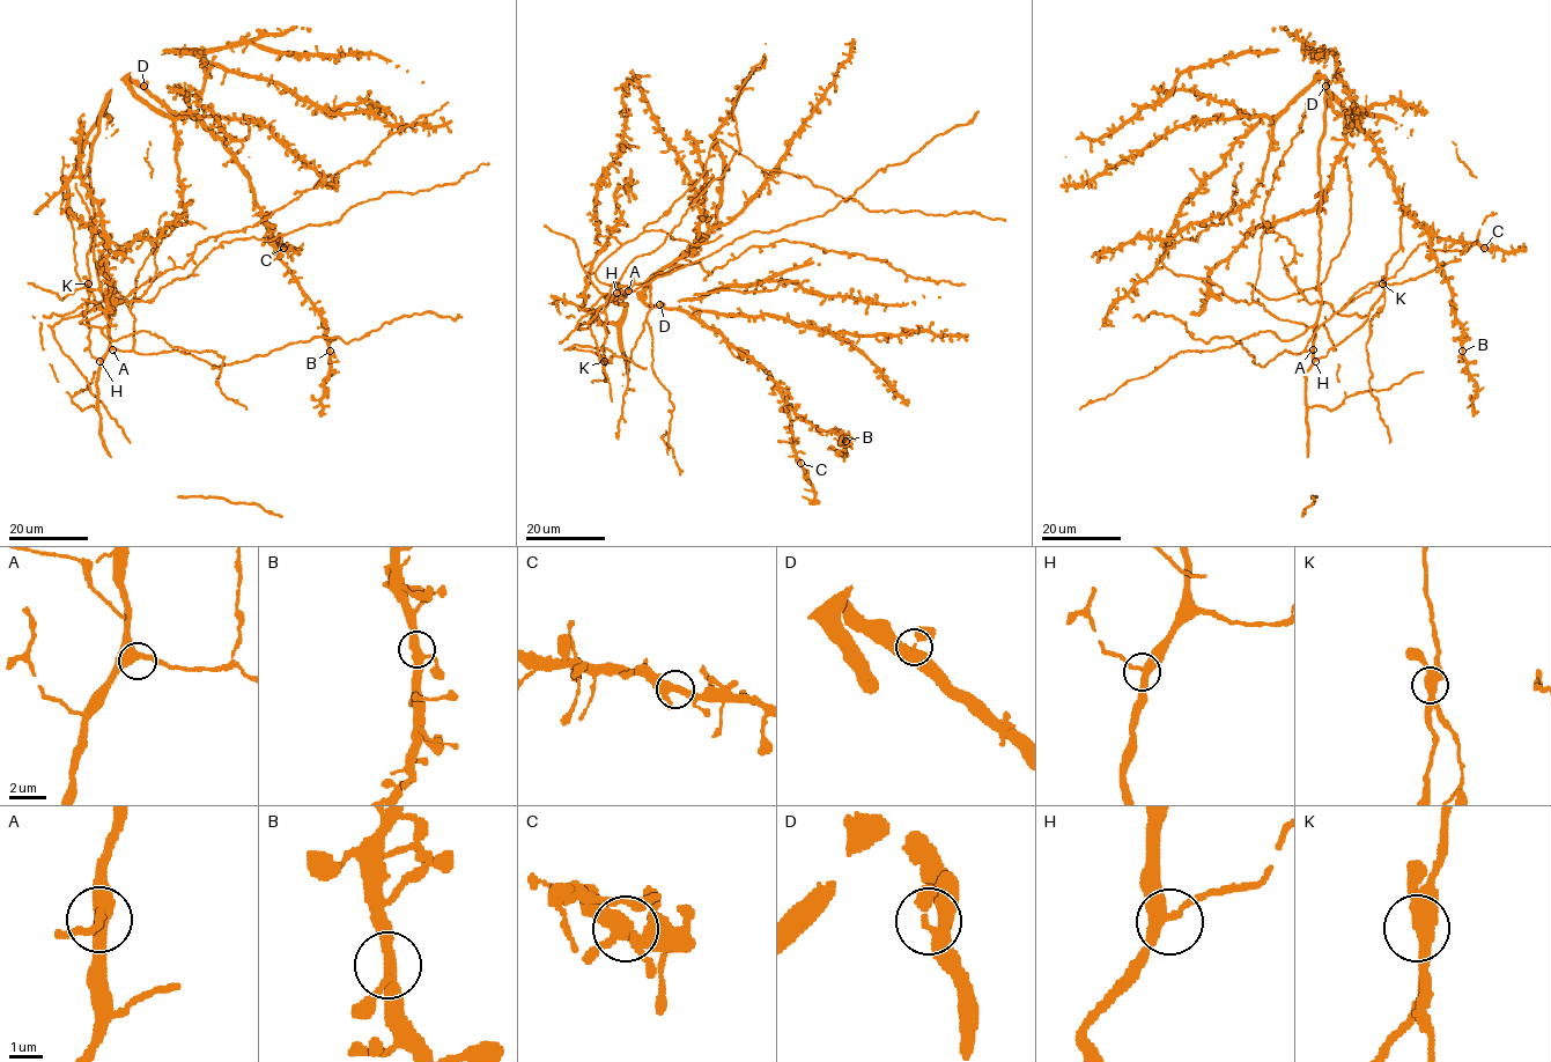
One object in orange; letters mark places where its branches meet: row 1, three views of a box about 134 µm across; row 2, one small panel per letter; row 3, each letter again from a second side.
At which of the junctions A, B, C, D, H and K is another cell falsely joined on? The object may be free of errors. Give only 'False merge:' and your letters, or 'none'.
False merge: K

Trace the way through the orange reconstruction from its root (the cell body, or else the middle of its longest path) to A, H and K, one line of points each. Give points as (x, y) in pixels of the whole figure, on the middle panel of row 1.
A: (611, 297), (620, 300), (628, 290)
H: (611, 297), (620, 300), (626, 296), (626, 292), (617, 293)
K: (611, 297), (620, 300), (626, 292), (615, 293), (605, 308), (606, 337), (602, 347), (605, 361)

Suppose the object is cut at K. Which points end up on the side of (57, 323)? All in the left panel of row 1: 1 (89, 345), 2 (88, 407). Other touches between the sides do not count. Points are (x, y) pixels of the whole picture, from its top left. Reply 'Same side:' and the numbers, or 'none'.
Same side: none

